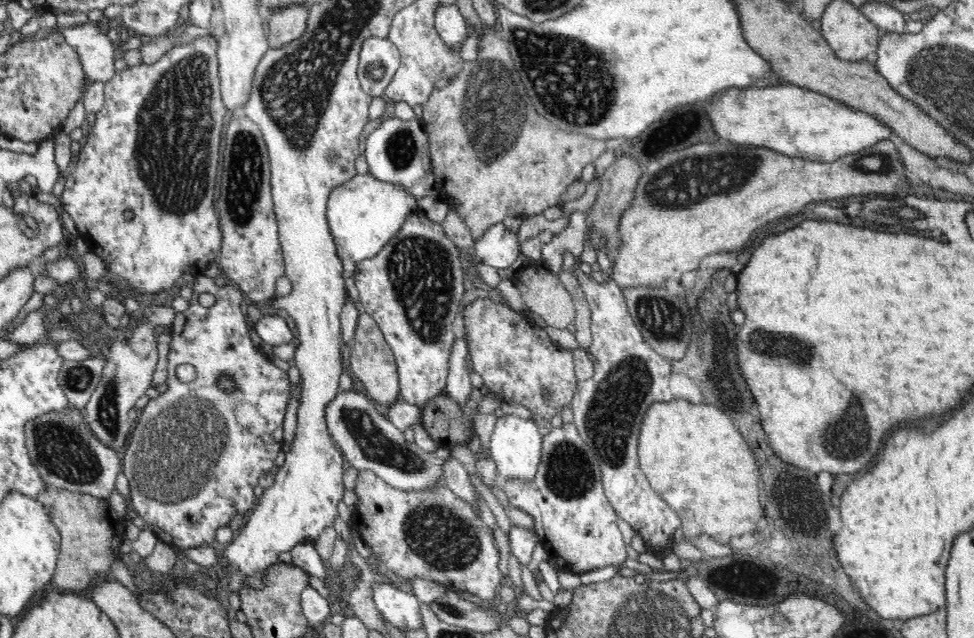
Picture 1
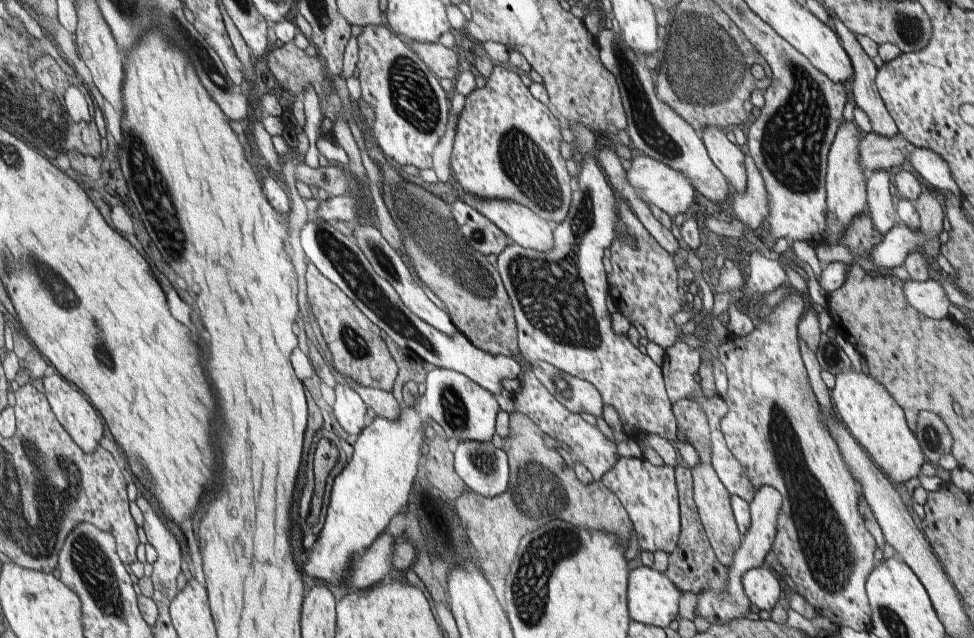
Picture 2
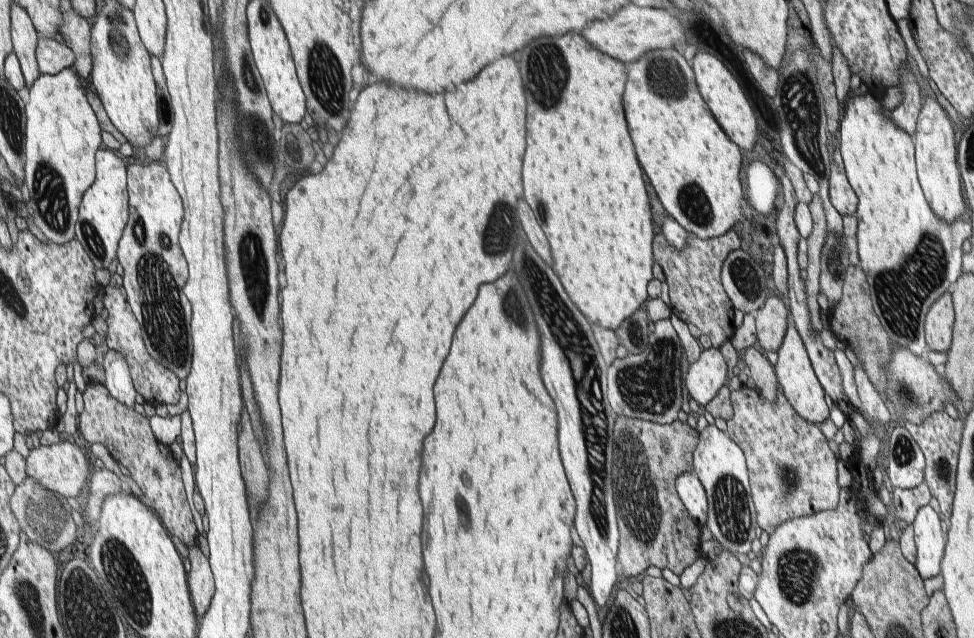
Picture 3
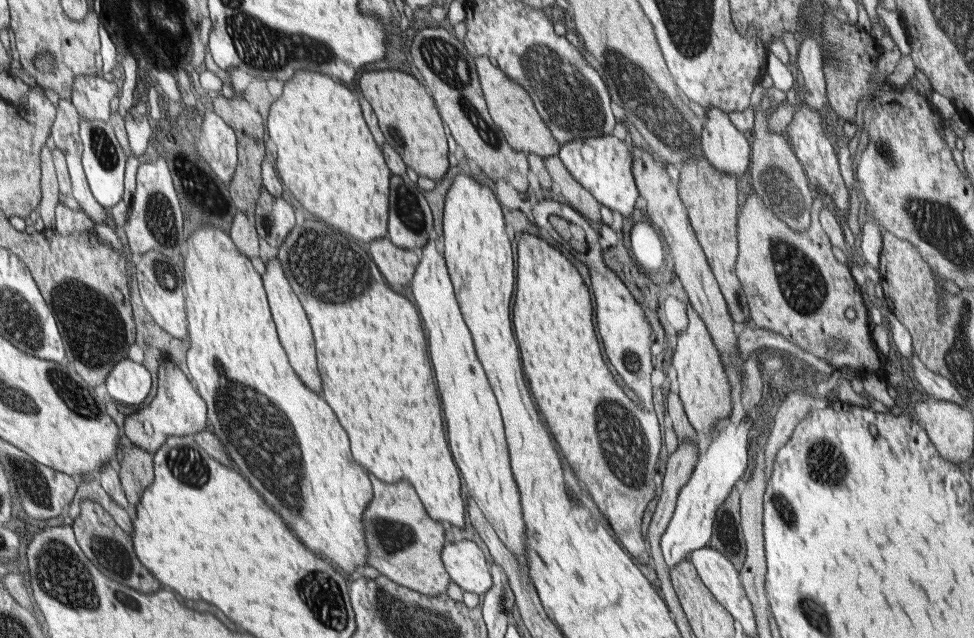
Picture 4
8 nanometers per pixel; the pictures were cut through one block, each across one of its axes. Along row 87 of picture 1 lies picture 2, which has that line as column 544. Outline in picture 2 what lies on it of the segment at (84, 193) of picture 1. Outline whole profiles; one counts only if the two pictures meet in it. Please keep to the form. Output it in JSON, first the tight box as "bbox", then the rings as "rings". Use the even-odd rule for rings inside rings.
{"bbox":[451,66,571,224],"rings":[[[495,66],[491,76],[485,80],[483,88],[475,88],[463,104],[457,118],[455,140],[451,150],[451,184],[459,188],[465,200],[505,200],[517,202],[529,208],[543,220],[561,224],[571,206],[569,178],[565,170],[565,160],[559,156],[557,144],[559,128],[563,128],[561,118],[551,110],[551,106],[537,102],[527,86],[521,84],[519,72],[509,66]]]}

